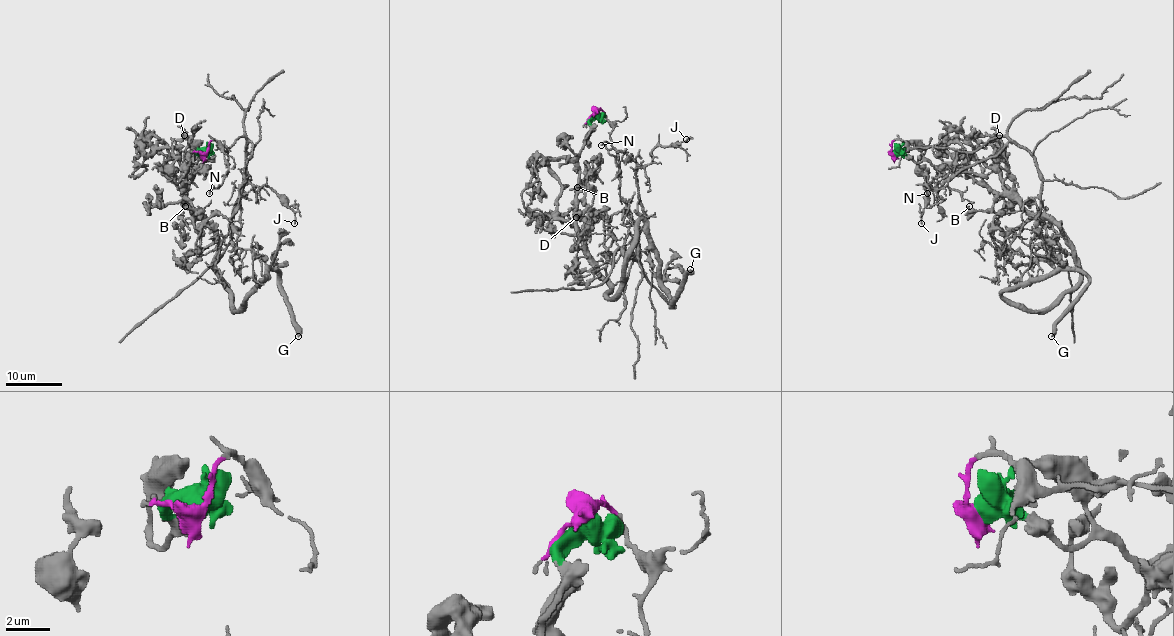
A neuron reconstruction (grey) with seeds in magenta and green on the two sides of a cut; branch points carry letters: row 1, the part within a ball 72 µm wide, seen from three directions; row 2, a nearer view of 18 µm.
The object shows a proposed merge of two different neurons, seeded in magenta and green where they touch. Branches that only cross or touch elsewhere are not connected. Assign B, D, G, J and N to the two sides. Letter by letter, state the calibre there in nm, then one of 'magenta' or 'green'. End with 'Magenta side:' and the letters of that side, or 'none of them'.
B: 240 nm thick; green
D: 160 nm thick; green
G: 400 nm thick; green
J: 130 nm thick; magenta
N: 180 nm thick; magenta
Magenta side: J, N

